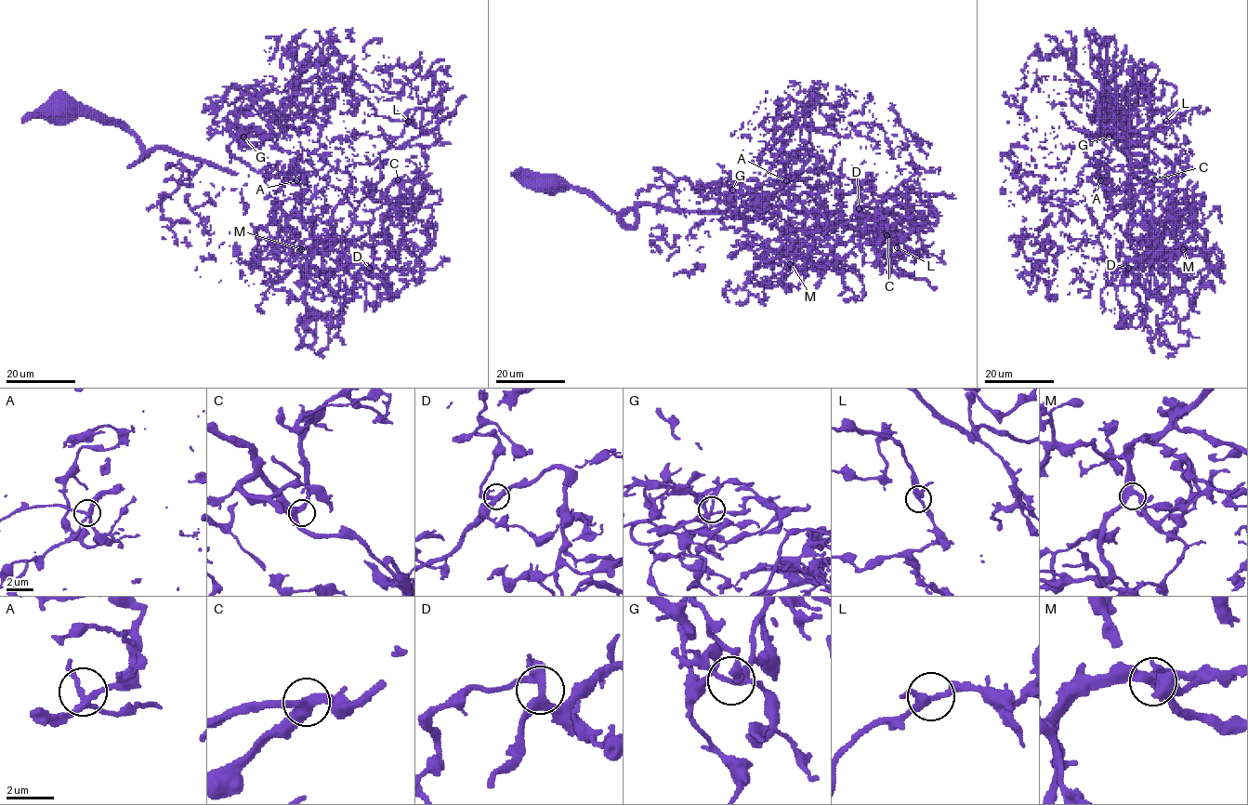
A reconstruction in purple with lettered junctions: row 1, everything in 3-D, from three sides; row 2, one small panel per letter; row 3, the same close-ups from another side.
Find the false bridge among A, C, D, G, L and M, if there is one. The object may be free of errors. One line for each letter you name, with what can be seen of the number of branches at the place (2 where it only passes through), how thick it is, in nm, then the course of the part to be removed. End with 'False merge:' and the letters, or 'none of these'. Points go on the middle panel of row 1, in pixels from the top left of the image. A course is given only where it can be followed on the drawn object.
False merge: none of these

